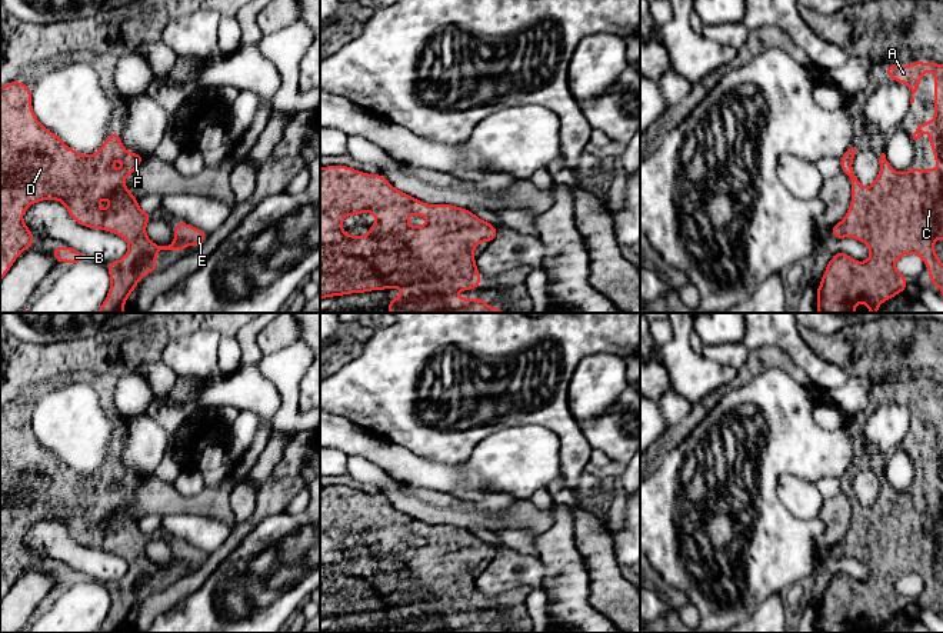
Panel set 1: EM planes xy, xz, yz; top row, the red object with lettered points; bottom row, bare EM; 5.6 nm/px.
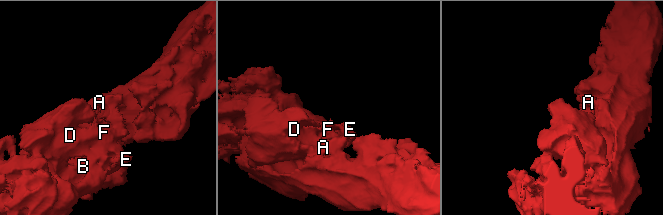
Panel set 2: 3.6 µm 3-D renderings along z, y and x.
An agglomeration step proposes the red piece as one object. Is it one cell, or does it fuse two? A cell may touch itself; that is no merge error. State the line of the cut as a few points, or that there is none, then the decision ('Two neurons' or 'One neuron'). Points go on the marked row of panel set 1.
No split. One neuron

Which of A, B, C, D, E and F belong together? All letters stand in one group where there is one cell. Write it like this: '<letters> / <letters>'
A B C D E F

